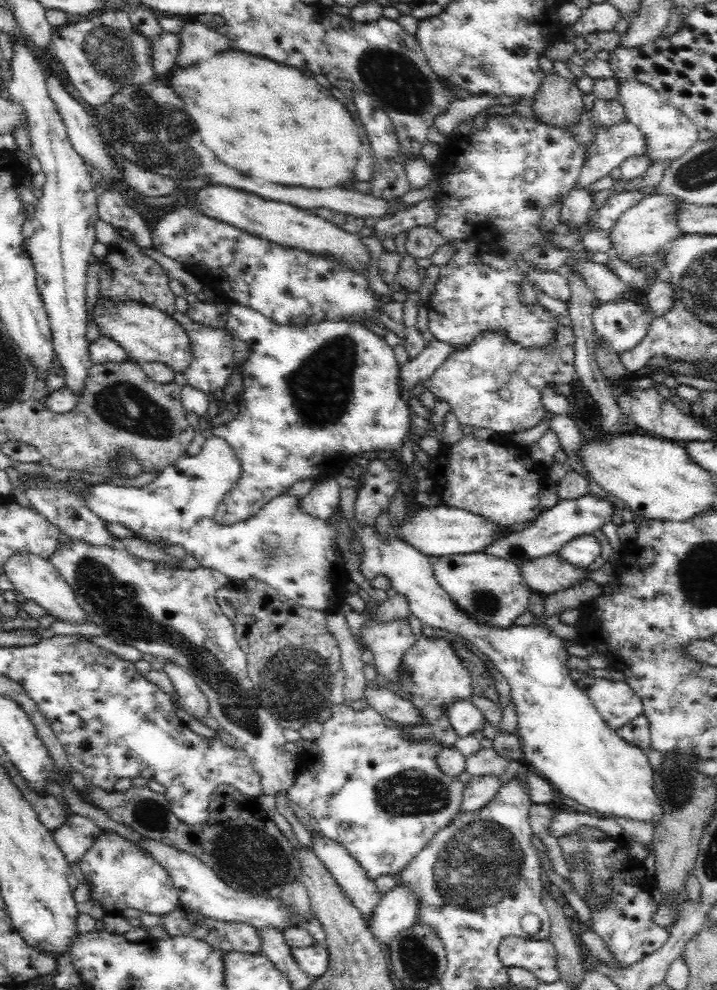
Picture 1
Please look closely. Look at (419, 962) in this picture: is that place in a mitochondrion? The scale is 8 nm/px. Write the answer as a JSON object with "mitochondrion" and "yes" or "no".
{"mitochondrion":"yes"}

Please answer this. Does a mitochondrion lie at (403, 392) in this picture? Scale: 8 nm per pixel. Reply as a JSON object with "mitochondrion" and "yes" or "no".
{"mitochondrion":"no"}

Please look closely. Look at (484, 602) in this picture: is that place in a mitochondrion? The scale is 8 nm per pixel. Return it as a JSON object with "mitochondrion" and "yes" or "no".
{"mitochondrion":"yes"}

